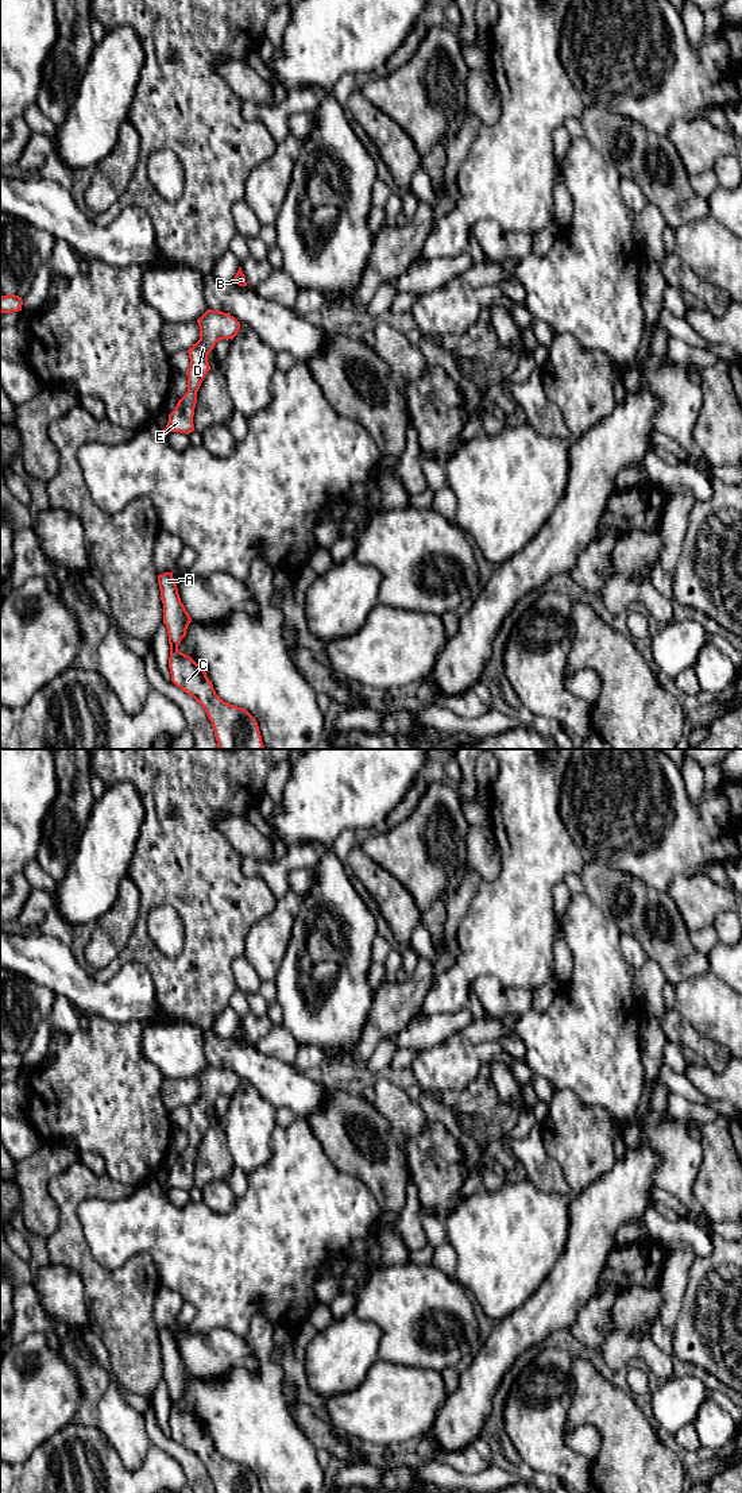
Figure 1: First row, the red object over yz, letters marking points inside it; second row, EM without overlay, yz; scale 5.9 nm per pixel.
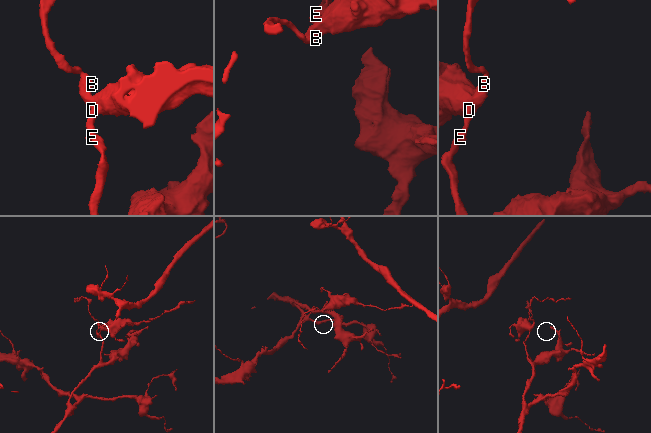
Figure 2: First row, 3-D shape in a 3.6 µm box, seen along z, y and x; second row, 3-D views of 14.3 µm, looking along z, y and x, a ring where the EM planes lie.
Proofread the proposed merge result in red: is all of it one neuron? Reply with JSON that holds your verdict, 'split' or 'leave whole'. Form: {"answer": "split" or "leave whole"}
{"answer": "leave whole"}

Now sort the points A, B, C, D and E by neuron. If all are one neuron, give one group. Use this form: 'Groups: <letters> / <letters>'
Groups: A B C D E

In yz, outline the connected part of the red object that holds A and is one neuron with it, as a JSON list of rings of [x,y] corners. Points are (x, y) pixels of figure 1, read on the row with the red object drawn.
[[[173,572],[158,575],[158,585],[170,644],[171,682],[202,706],[212,722],[219,749],[263,749],[256,720],[246,709],[224,702],[204,668],[178,651],[192,618],[181,602]]]

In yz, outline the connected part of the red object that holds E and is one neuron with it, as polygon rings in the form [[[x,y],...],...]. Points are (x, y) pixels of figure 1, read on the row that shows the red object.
[[[208,309],[198,320],[200,340],[188,350],[190,358],[190,367],[188,375],[188,391],[177,406],[169,414],[169,421],[163,436],[169,432],[190,433],[194,431],[193,416],[197,402],[197,391],[210,370],[208,363],[208,354],[215,348],[216,343],[223,339],[233,339],[239,329],[240,323],[231,316],[220,310]]]

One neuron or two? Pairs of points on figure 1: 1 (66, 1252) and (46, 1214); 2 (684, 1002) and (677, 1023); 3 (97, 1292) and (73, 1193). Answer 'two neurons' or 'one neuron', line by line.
1: two neurons
2: two neurons
3: one neuron

